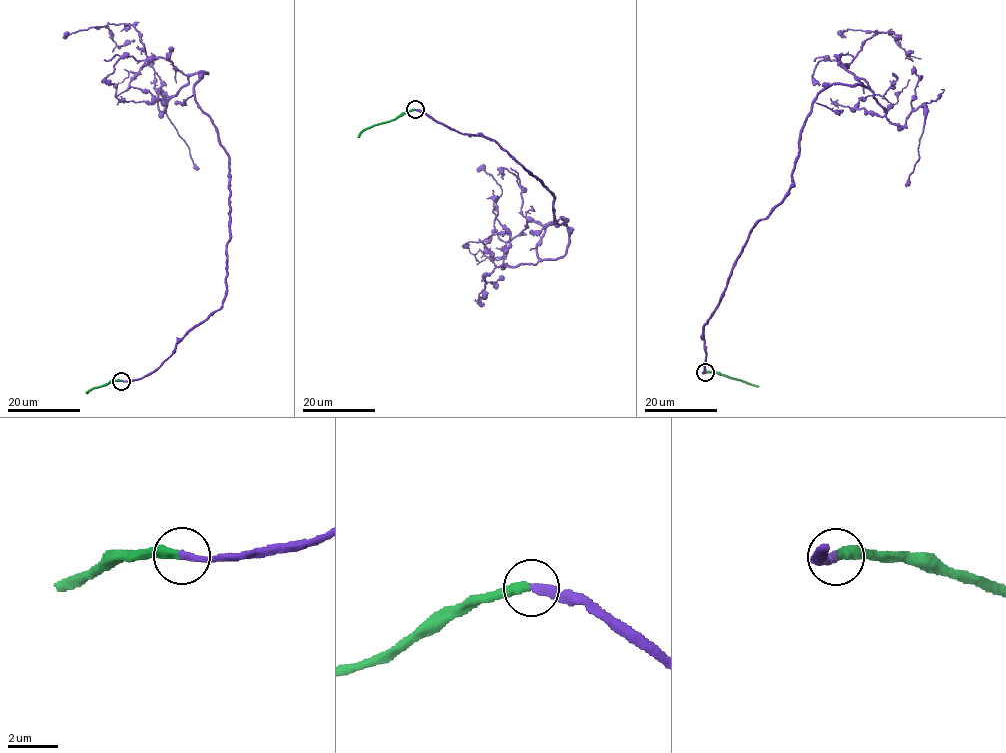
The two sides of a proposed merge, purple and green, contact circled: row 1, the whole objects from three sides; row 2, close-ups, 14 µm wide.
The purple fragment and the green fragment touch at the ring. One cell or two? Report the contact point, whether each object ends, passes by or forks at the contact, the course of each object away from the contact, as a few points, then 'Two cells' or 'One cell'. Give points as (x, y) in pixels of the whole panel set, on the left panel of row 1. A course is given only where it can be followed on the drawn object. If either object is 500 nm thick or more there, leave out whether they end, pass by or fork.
Place: (121, 381). At the ring purple ends. At the ring green ends. Course of purple: (121, 381), (150, 373), (220, 308), (228, 154), (195, 94), (206, 72), (147, 57), (132, 25), (62, 38). Course of green: (121, 381), (109, 381), (87, 393). One cell

